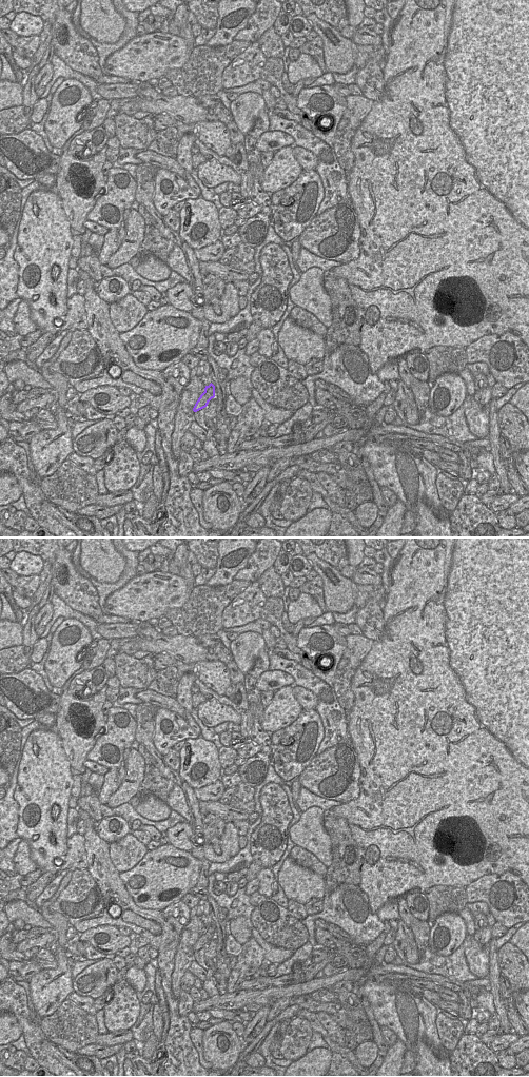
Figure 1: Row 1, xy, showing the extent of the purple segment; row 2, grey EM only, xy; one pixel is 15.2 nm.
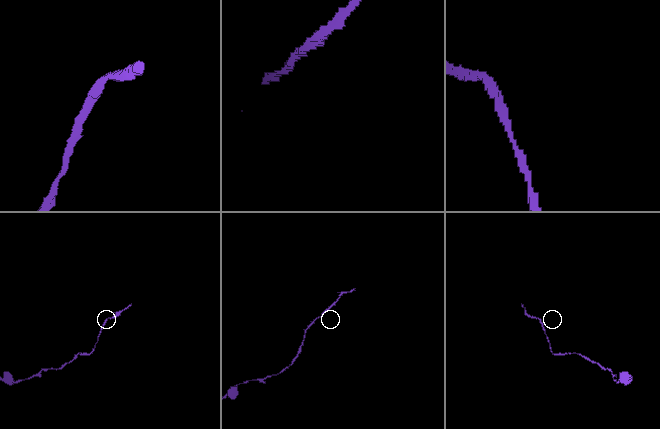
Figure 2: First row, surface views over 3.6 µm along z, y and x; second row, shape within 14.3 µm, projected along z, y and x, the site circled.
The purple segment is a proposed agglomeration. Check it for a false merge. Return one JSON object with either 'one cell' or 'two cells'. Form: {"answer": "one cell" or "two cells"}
{"answer": "one cell"}

